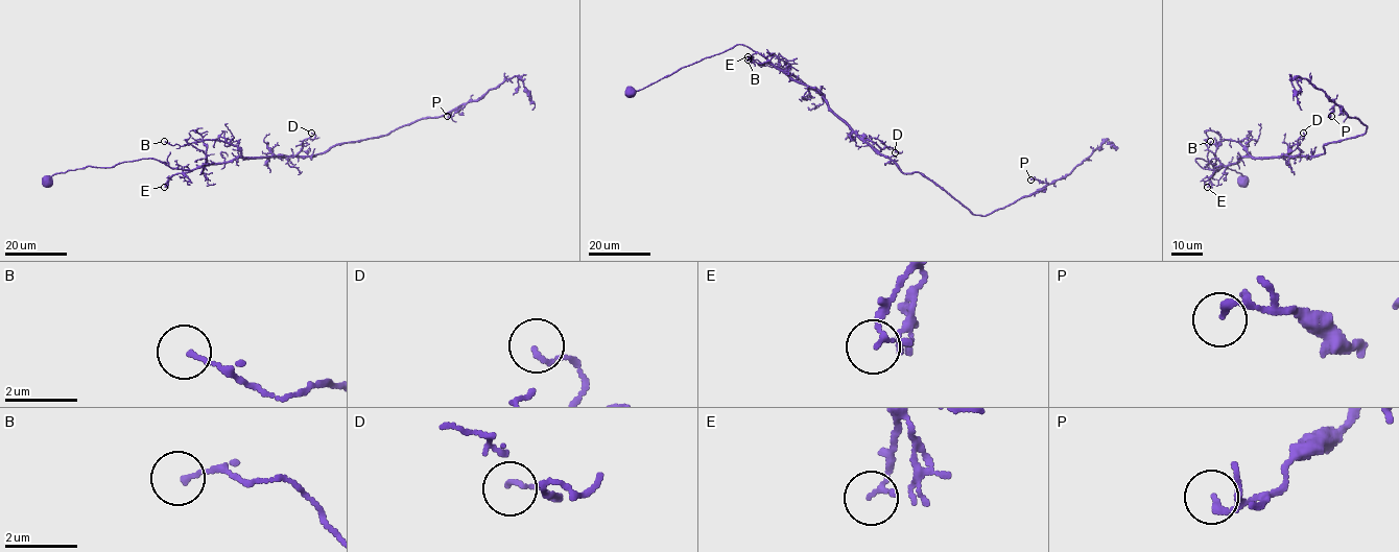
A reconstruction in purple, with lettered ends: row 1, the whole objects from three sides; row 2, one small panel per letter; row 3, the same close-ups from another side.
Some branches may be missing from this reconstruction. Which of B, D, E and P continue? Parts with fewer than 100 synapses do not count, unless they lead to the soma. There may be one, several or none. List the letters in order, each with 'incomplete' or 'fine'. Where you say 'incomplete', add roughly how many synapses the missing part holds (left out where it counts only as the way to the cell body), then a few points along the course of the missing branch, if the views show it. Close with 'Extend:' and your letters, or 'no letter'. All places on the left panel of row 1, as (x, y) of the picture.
B: fine
D: fine
E: fine
P: fine
Extend: no letter

